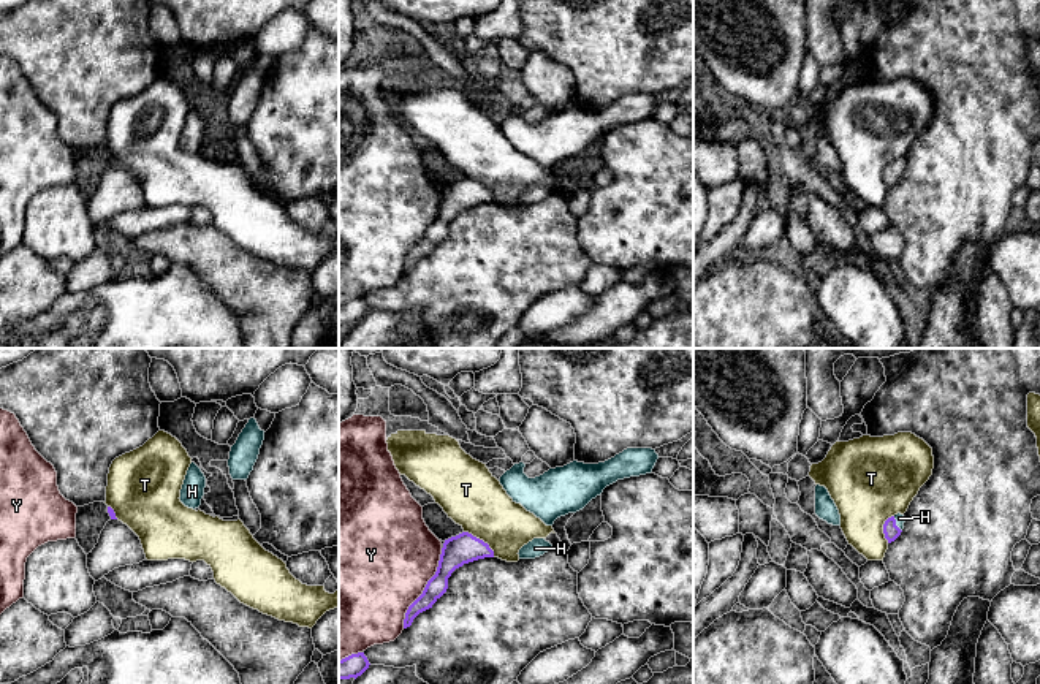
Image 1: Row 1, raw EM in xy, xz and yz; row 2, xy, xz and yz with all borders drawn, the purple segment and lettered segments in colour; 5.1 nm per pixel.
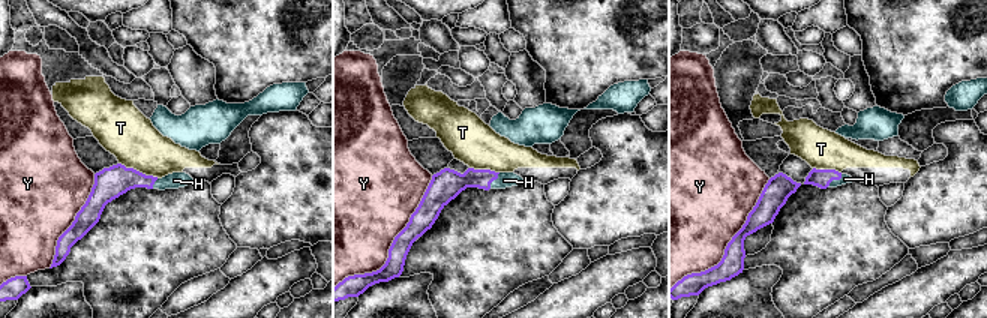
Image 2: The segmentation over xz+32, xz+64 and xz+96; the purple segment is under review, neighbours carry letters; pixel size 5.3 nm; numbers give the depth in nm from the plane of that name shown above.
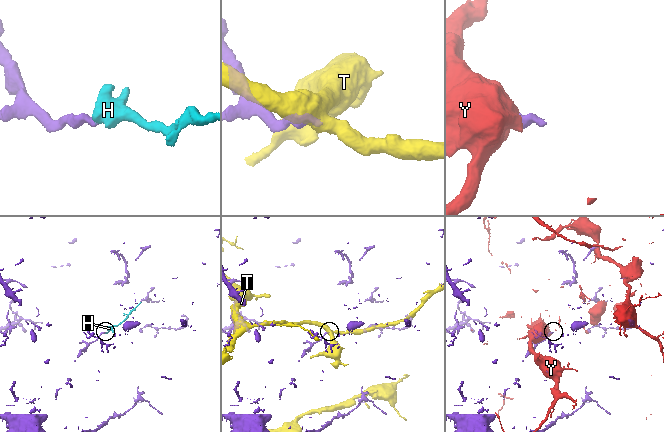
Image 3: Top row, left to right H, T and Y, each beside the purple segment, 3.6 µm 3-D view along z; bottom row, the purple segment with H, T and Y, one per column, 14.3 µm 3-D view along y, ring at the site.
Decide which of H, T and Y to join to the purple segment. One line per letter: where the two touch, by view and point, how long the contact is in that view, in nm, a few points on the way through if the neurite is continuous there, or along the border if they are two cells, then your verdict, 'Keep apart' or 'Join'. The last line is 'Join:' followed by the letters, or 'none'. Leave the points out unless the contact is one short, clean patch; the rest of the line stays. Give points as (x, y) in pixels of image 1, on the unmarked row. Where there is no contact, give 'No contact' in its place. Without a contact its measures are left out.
H: Touches purple at yz (895, 170). Shared border 90 nm. Path across: yz (890, 174), (895, 170), (899, 163). Join
T: Touches purple at xz (482, 186). Shared border 200 nm. Keep apart
Y: Touches purple at xz (425, 233). Shared border 460 nm. Keep apart
Join: H

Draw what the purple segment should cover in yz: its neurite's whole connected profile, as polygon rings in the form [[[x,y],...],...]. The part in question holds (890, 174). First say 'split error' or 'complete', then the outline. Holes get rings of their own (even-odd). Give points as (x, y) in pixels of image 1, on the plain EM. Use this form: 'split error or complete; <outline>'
split error; [[[898,158],[885,166],[883,179],[885,179],[885,184],[888,185],[888,188],[894,187],[901,180],[902,174],[904,174],[904,168],[905,168],[905,165],[904,165],[904,160],[901,160],[901,158]]]

